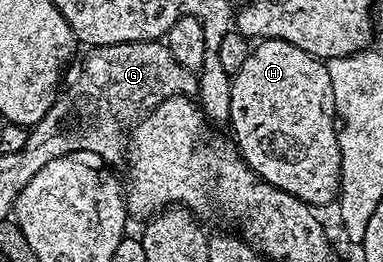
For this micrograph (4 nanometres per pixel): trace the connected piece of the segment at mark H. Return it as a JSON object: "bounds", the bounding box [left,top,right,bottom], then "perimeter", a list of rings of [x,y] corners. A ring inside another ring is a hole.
{"bounds":[228,38,340,207],"perimeter":[[[265,38],[257,41],[251,47],[251,53],[240,71],[231,75],[232,91],[230,92],[230,116],[228,122],[232,126],[231,133],[234,135],[236,147],[240,154],[248,162],[248,167],[253,170],[261,180],[270,183],[272,186],[282,188],[290,192],[296,198],[301,198],[303,202],[311,207],[324,206],[328,203],[335,203],[337,195],[340,193],[340,148],[339,136],[337,134],[338,119],[335,110],[333,85],[330,84],[330,72],[327,71],[325,63],[316,58],[310,52],[290,44],[286,40],[277,38]]]}

